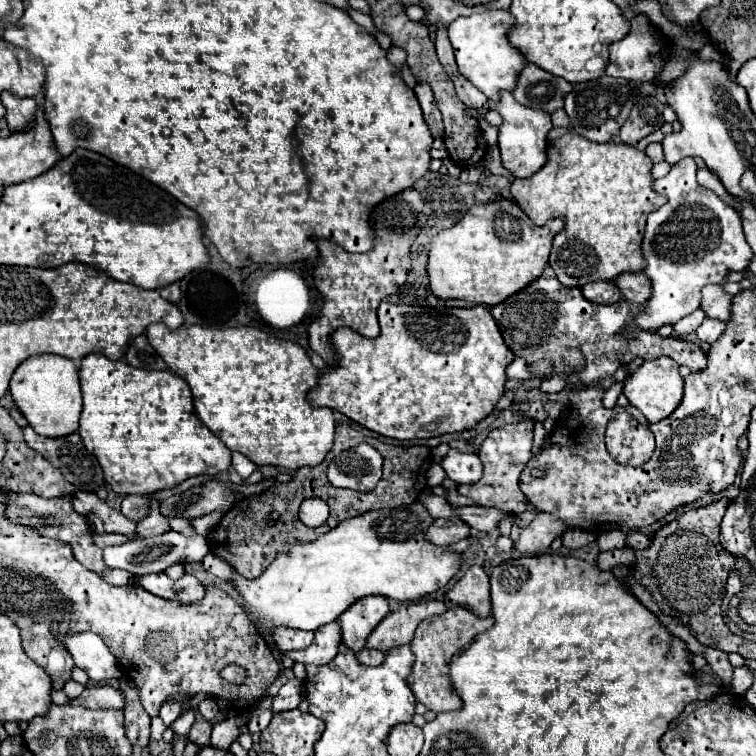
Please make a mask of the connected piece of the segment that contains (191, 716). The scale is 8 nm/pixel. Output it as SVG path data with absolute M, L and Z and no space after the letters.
M187 710L176 721L174 721L174 723L171 725L171 728L176 734L188 735L195 722L195 716L195 710Z

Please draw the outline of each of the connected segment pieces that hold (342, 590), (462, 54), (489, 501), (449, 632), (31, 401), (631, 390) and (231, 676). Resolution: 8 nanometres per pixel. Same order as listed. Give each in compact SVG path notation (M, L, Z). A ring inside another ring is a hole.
M418 500L404 508L366 512L362 516L340 522L332 532L320 536L316 542L294 542L288 552L278 554L270 568L256 580L248 580L238 572L232 572L236 582L234 588L240 594L246 610L252 614L254 622L260 624L260 630L270 630L274 626L288 626L298 630L316 630L328 622L334 622L346 608L356 600L380 594L400 602L420 600L426 594L432 594L444 588L454 574L460 570L462 554L448 550L446 546L436 546L426 540L426 528L434 522L426 506Z
M488 10L488 12L480 12L476 16L458 18L448 28L460 72L480 92L484 92L488 96L488 100L498 100L500 90L512 92L514 84L518 80L518 72L522 72L522 68L526 68L526 64L528 64L526 56L518 48L514 48L508 40L508 34L514 26L516 26L516 22L510 12Z
M524 418L516 424L506 424L492 430L478 451L478 456L484 464L482 480L478 484L462 484L458 486L458 492L476 500L476 504L480 506L502 508L512 516L526 512L528 500L518 488L518 476L526 466L526 462L532 458L532 430L534 430L534 421L531 418Z
M456 606L446 610L440 616L434 618L426 618L422 620L422 624L416 628L414 640L410 644L416 662L412 666L412 674L408 678L408 684L414 692L414 696L418 698L418 702L422 702L428 710L440 714L440 712L452 712L452 710L460 710L462 708L462 700L460 696L454 692L452 680L450 680L450 660L452 656L462 650L466 644L470 644L480 632L488 630L494 626L494 618L478 618L474 616L470 610Z
M36 354L26 358L14 372L10 380L10 394L34 428L36 434L46 438L60 438L66 434L78 432L78 420L82 410L82 394L78 382L78 370L70 358L56 356L56 354Z
M670 358L648 360L634 374L630 374L624 380L624 394L626 394L628 402L632 406L636 406L650 424L670 416L678 408L678 404L682 400L682 392L684 392L684 378L678 372L678 364Z
M226 666L226 668L222 670L222 678L228 680L228 682L242 684L244 678L246 678L246 672L244 672L242 668L238 668L238 666Z

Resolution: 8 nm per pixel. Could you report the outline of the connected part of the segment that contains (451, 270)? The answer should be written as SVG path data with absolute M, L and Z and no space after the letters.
M500 198L490 204L474 206L458 224L454 224L448 230L442 230L430 246L430 260L428 260L428 276L430 276L430 288L432 294L442 300L466 300L470 304L486 304L494 306L506 300L506 296L512 296L514 292L520 292L526 284L532 284L538 276L542 276L544 268L548 266L548 256L552 248L552 240L558 232L562 232L564 222L560 218L550 220L546 226L538 228L532 224L532 220L524 214L524 210L514 202Z

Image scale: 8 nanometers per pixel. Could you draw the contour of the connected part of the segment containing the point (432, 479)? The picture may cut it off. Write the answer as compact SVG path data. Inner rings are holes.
M432 464L432 468L428 470L428 486L434 488L438 484L442 484L446 478L446 472L440 468L440 464Z

